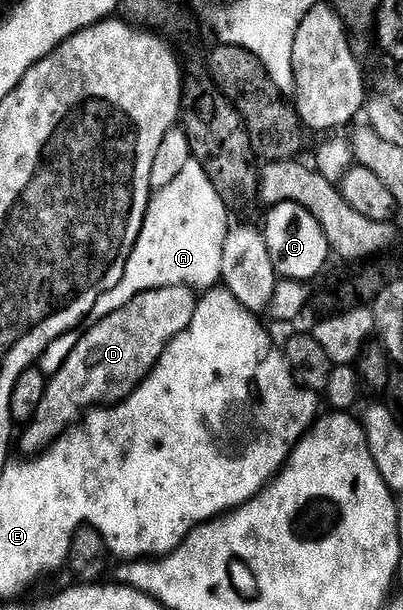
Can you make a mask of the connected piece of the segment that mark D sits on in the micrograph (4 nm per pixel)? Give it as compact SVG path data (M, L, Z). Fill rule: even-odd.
M160 287L139 293L123 309L96 320L94 327L78 338L71 357L46 382L35 417L19 435L22 456L36 457L52 447L70 427L82 422L83 413L94 405L116 405L131 394L152 373L170 341L189 328L198 298L192 287Z

